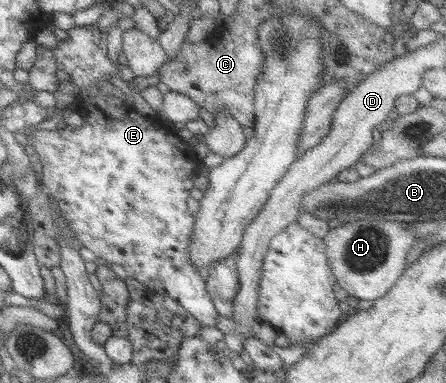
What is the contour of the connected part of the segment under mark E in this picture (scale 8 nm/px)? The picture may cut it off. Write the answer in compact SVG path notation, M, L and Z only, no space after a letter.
M91 24L75 26L67 33L68 41L60 40L51 50L57 68L70 76L69 81L85 98L77 104L83 123L80 127L66 125L54 131L32 131L30 146L41 164L40 185L47 196L56 201L76 241L92 252L100 263L120 265L128 278L157 296L171 298L179 304L197 320L200 328L214 327L219 314L205 291L204 279L192 267L188 253L194 218L187 210L186 199L193 188L192 176L197 173L199 163L193 148L181 142L175 130L166 127L153 113L140 115L130 104L113 107L106 103L107 96L99 93L97 82L106 81L108 76L118 76L118 65L112 65L106 57L104 32Z

